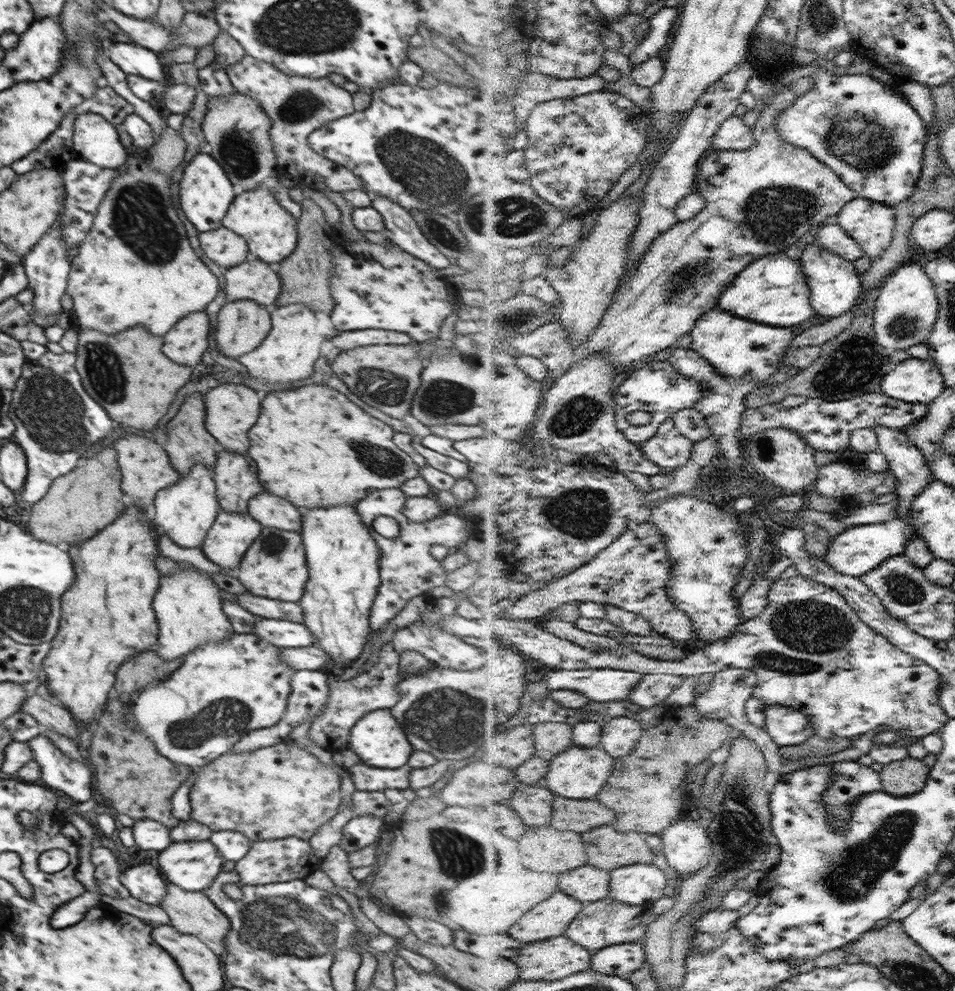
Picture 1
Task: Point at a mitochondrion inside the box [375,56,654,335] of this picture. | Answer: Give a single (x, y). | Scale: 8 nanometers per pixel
(511, 215)

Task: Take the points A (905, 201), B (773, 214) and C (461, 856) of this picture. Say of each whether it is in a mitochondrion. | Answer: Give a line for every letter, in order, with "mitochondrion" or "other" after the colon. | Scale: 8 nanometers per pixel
A: other
B: mitochondrion
C: mitochondrion

